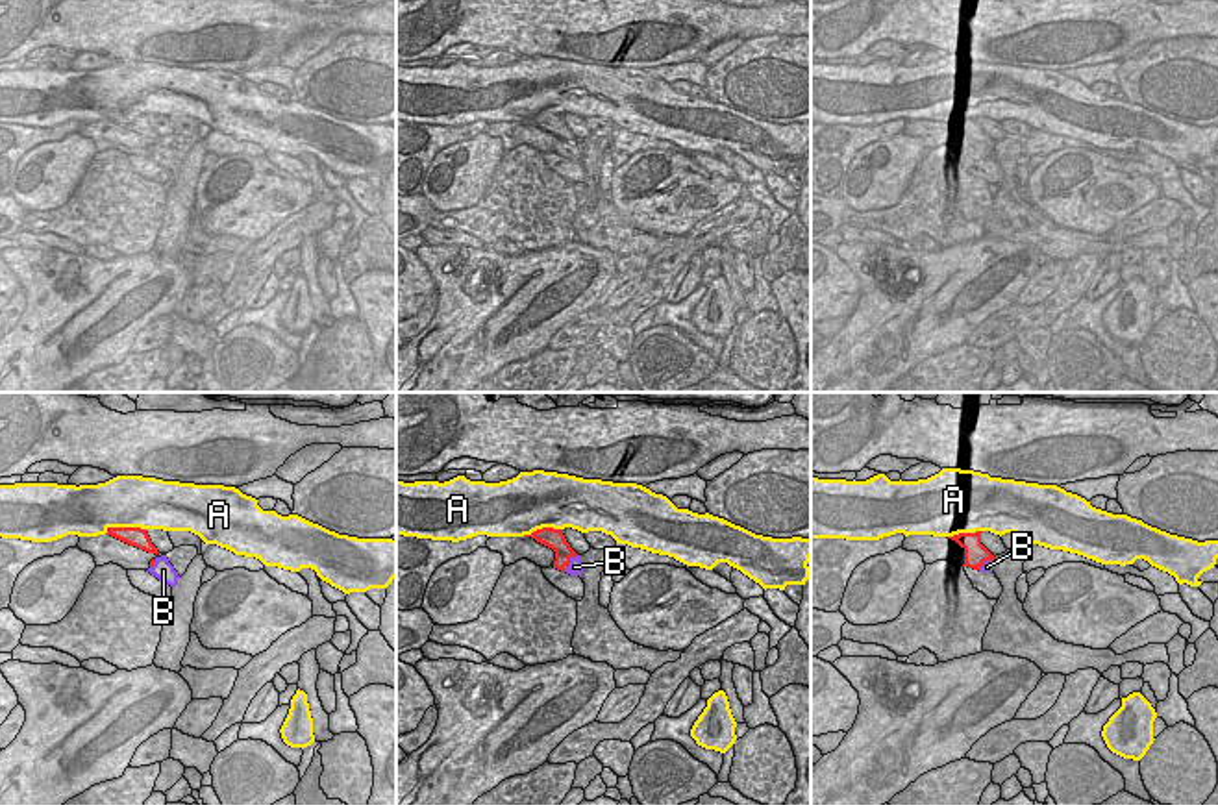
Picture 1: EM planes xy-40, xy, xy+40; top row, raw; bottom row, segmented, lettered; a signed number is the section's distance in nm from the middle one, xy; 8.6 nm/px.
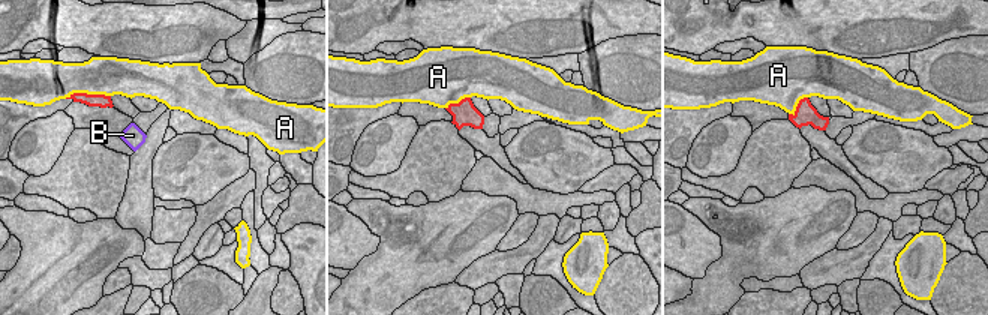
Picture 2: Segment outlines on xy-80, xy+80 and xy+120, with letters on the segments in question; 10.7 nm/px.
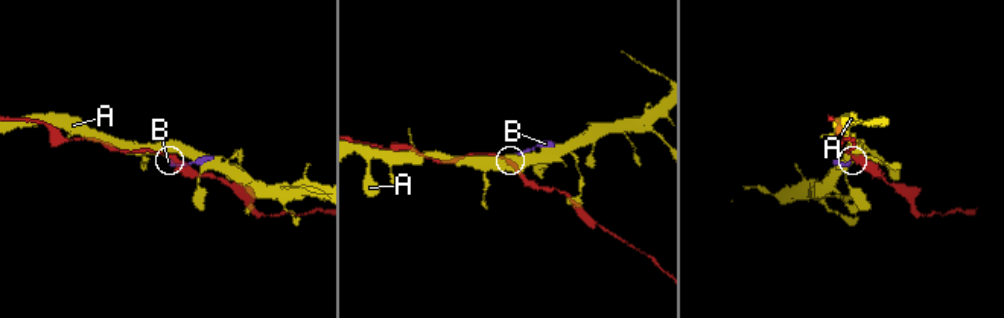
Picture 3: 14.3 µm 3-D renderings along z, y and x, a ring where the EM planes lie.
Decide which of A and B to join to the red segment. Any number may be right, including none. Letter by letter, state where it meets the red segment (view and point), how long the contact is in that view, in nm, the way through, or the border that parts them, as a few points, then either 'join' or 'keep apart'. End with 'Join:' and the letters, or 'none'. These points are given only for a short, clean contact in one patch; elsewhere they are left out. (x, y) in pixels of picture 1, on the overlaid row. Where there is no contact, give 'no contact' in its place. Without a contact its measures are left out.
A: meets red in xy-40 at (124, 528); contact 380 nm long; keep apart
B: meets red in xy at (569, 561); contact 200 nm long; border along xy (578, 556), (563, 570); keep apart
Join: none

